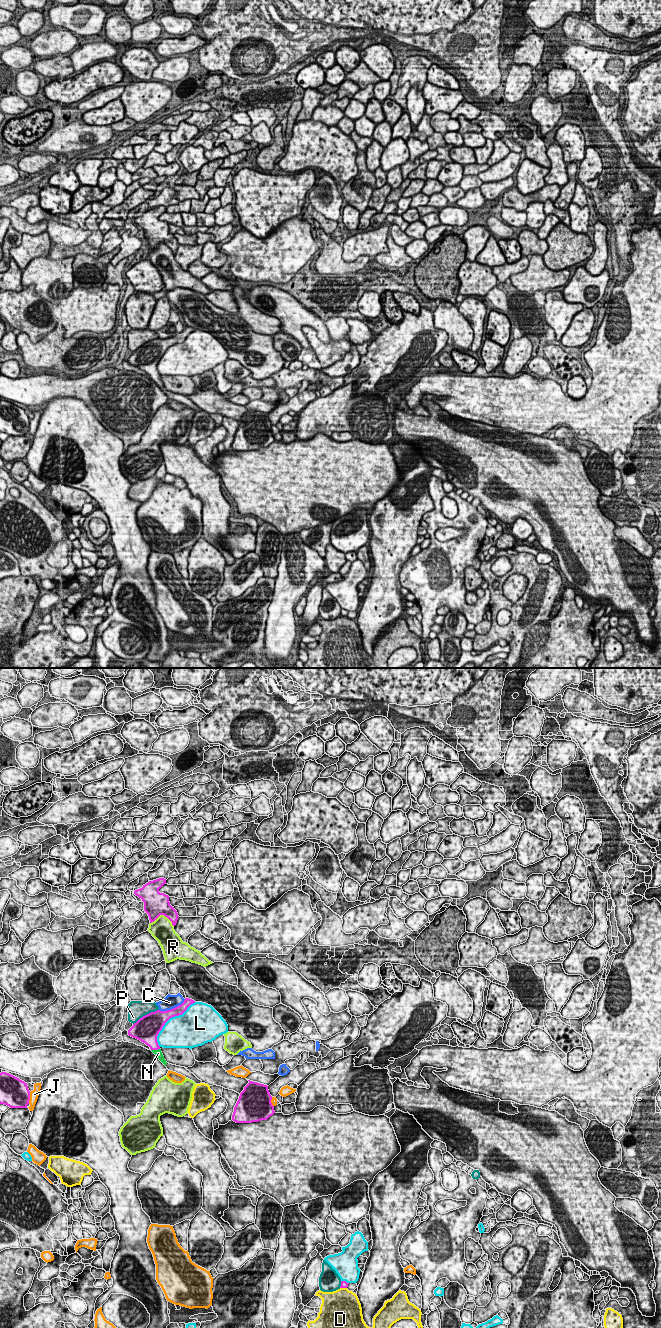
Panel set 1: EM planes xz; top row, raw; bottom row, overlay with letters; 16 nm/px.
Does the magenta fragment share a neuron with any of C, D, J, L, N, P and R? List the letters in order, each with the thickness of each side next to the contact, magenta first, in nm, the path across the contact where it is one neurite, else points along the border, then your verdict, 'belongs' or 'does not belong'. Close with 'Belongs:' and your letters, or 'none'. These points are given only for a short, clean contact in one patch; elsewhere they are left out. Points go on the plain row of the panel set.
C: 220/220 nm | does not belong
D: 120/440 nm | does not belong
J: 440/140 nm | does not belong
L: 320/500 nm | does not belong
N: 260/120 nm | belongs
P: 400/280 nm | does not belong
R: 380/360 nm | does not belong
Belongs: N

